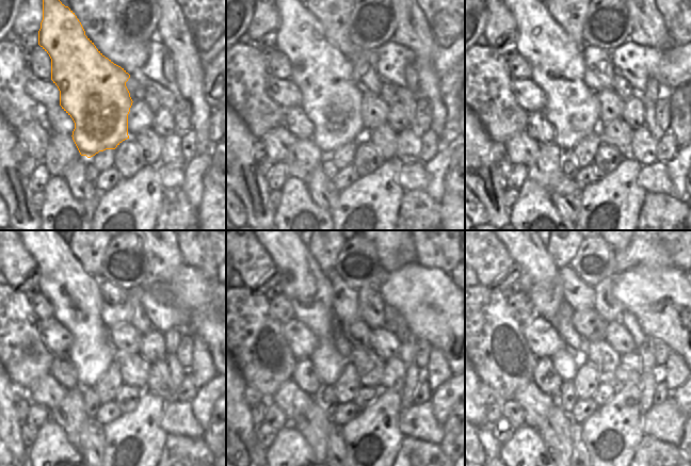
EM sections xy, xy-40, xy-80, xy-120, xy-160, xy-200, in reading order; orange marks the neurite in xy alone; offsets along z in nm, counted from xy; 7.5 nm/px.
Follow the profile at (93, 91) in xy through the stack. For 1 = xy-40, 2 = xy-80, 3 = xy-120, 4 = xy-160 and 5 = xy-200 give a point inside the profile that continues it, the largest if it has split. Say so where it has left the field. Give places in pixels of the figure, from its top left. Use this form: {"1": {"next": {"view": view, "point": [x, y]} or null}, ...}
{"1": {"next": {"view": "xy-40", "point": [332, 101]}}, "2": {"next": {"view": "xy-80", "point": [557, 64]}}, "3": {"next": {"view": "xy-120", "point": [75, 294]}}, "4": {"next": {"view": "xy-160", "point": [303, 282]}}, "5": {"next": {"view": "xy-200", "point": [540, 279]}}}

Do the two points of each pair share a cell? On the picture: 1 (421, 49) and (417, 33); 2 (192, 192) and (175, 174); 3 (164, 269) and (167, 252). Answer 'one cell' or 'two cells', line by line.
1: one cell
2: two cells
3: one cell

